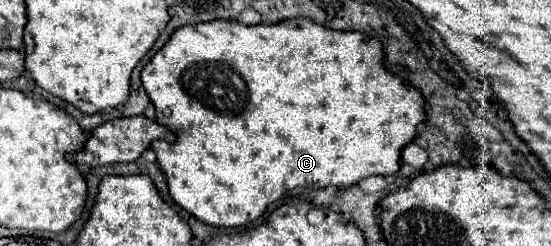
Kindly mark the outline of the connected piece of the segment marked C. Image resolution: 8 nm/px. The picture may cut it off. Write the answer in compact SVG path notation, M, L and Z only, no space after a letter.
M287 19L283 23L259 23L243 25L239 21L211 21L199 25L187 25L177 29L161 51L141 71L143 87L155 105L157 121L167 125L175 135L175 143L155 141L151 149L157 153L157 161L167 177L169 193L177 205L187 209L199 221L215 227L241 227L259 219L265 209L285 197L301 195L309 189L323 189L329 185L351 187L369 175L395 175L401 167L401 149L415 139L417 125L425 119L425 99L419 89L405 83L391 73L385 65L383 45L359 31L333 31L311 19Z

